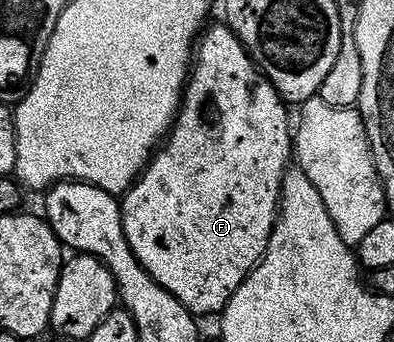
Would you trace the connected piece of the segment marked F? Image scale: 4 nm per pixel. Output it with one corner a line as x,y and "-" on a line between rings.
208,25
202,31
197,42
197,53
193,58
193,65
189,71
189,78
184,91
181,109
175,116
174,123
165,141
151,155
150,162
143,168
142,174
131,183
126,194
122,195
123,227
125,228
125,240
129,240
129,248
132,249
136,260
148,272
149,276
156,280
157,284
167,289
177,298
185,308
194,316
201,314
218,315
237,288
245,281
254,270
259,259
262,258
269,244
271,229
275,227
275,219
279,212
279,193
283,187
283,175
287,173
293,162
293,118
287,115
288,103
277,92
262,70
255,65
255,61
249,57
246,48
241,44
230,26

